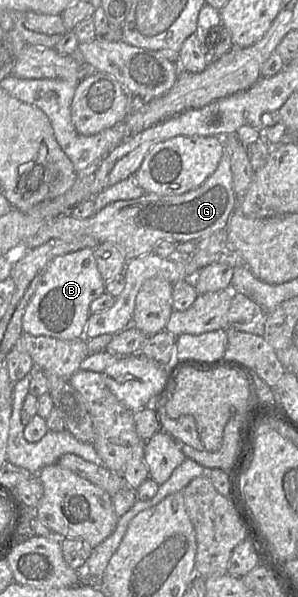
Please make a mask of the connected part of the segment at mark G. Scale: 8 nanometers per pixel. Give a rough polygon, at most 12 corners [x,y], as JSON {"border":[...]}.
{"border":[[230,157],[195,189],[47,220],[20,245],[88,235],[127,260],[226,230]]}

